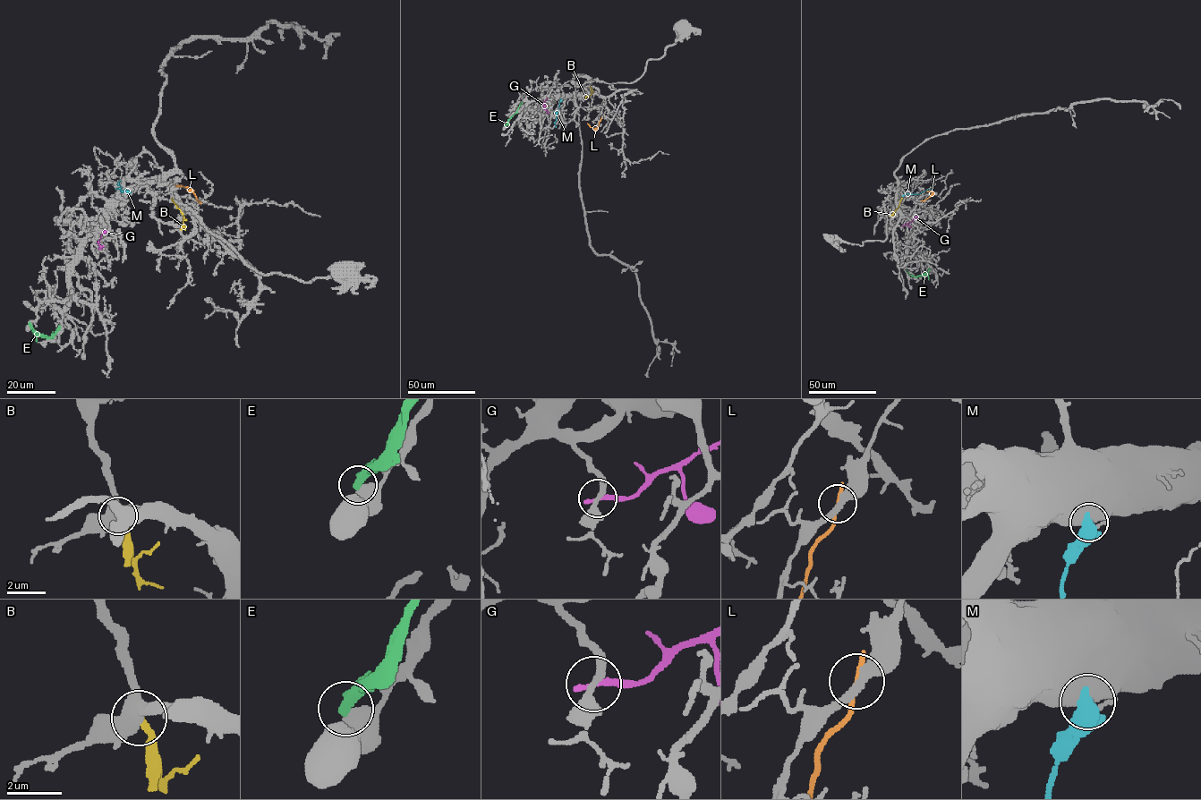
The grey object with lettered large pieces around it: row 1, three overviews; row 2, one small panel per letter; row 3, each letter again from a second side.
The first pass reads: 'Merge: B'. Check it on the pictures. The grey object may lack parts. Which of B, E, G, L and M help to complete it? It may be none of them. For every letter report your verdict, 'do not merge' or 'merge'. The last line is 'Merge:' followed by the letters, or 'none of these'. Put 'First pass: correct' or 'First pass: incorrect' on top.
First pass: incorrect
B: do not merge
E: do not merge
G: do not merge
L: do not merge
M: do not merge
Merge: none of these

